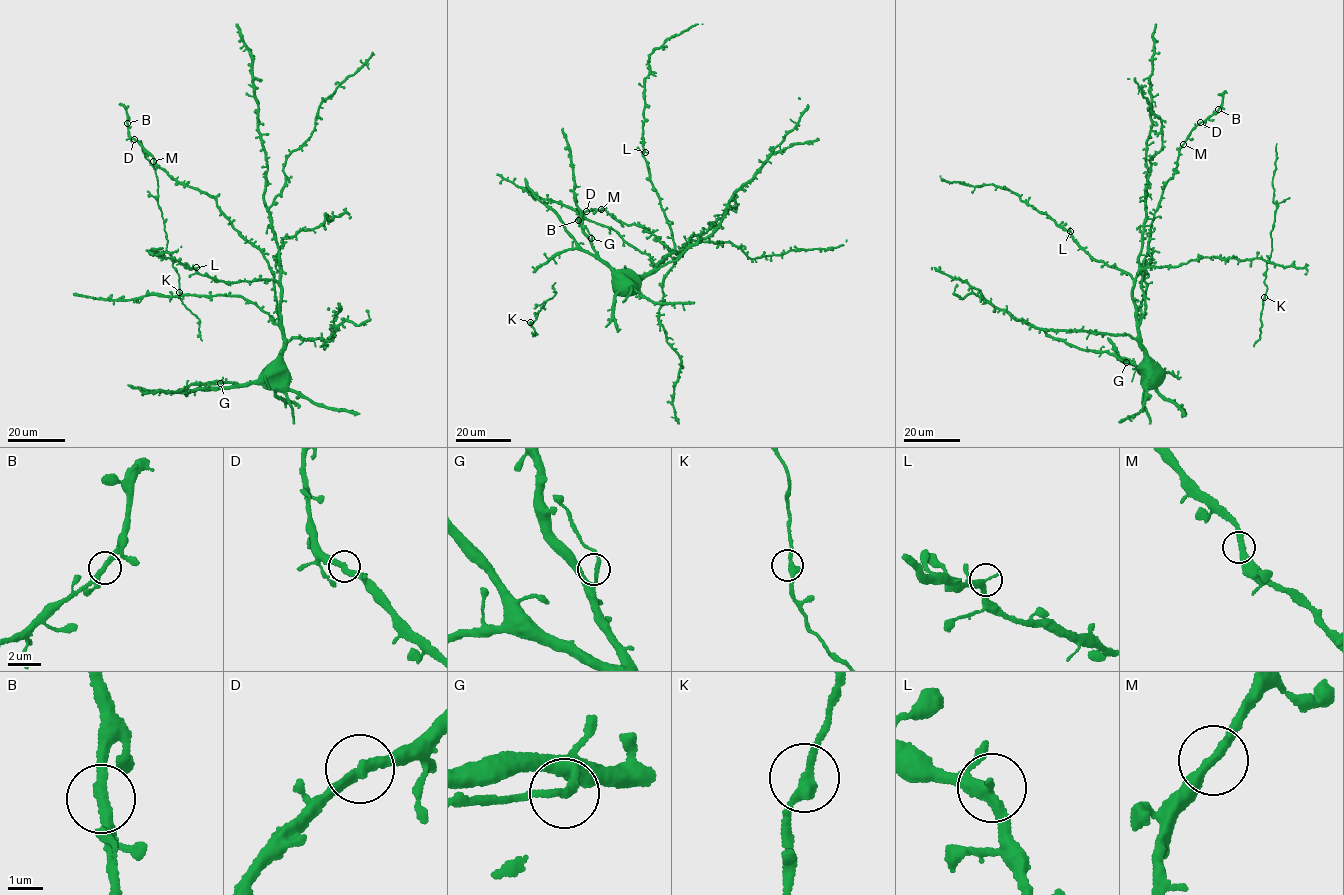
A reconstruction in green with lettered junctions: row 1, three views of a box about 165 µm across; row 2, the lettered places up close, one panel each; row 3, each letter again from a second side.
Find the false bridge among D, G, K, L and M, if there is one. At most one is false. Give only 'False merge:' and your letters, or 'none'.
False merge: none

